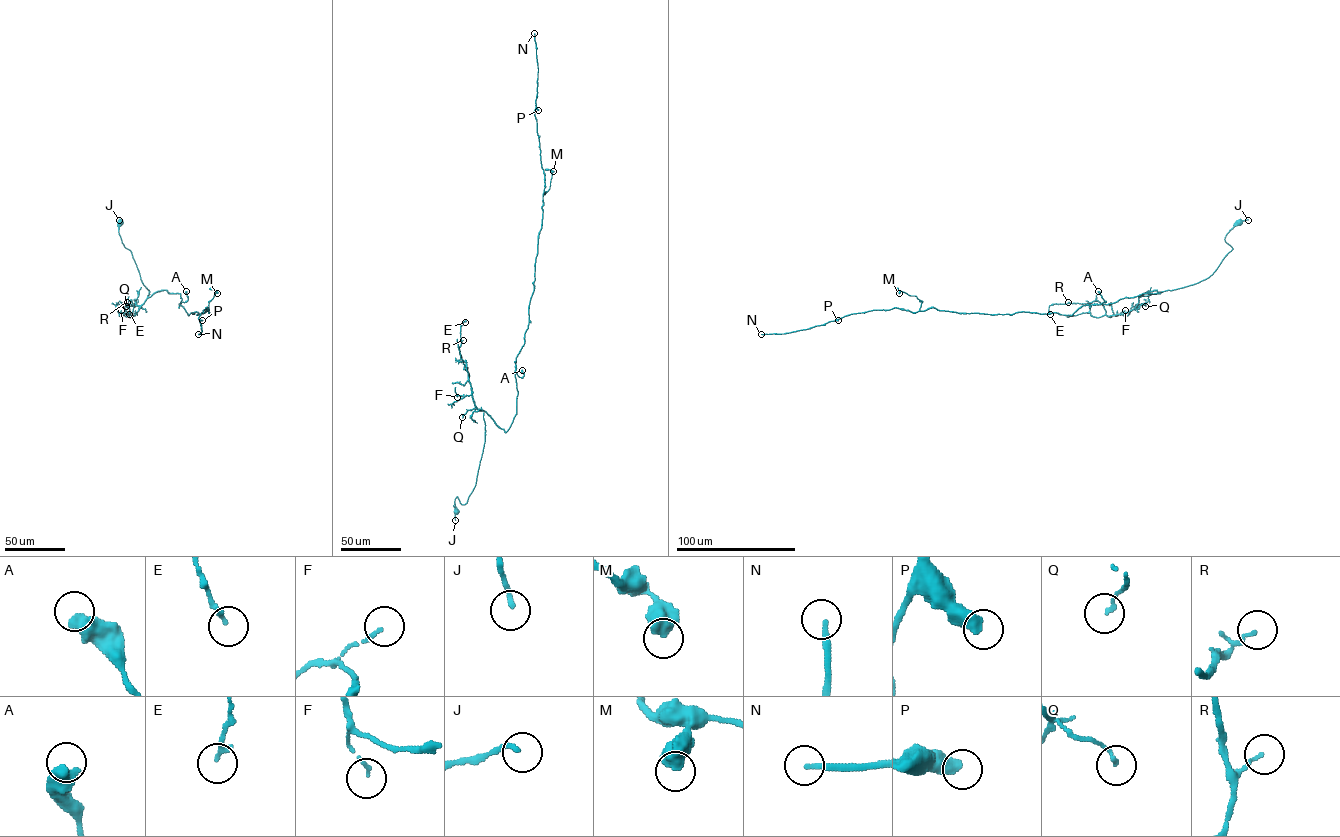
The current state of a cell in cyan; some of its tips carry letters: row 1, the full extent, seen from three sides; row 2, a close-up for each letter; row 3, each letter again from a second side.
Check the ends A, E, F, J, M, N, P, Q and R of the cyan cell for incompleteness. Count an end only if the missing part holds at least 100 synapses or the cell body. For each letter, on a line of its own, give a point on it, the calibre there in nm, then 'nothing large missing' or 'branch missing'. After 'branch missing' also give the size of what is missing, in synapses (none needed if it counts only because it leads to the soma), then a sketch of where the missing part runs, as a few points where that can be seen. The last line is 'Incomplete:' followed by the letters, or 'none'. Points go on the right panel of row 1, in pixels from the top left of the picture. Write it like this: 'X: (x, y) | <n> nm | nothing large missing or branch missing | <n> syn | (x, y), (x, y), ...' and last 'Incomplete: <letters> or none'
A: (1098, 291) | 600 nm | nothing large missing
E: (1050, 314) | 200 nm | nothing large missing
F: (1125, 310) | 120 nm | nothing large missing
J: (1248, 220) | 180 nm | nothing large missing
M: (899, 293) | 600 nm | nothing large missing
N: (761, 334) | 200 nm | branch missing | 130 syn
P: (838, 320) | 480 nm | nothing large missing
Q: (1145, 306) | 130 nm | nothing large missing
R: (1068, 302) | 100 nm | nothing large missing
Incomplete: N

